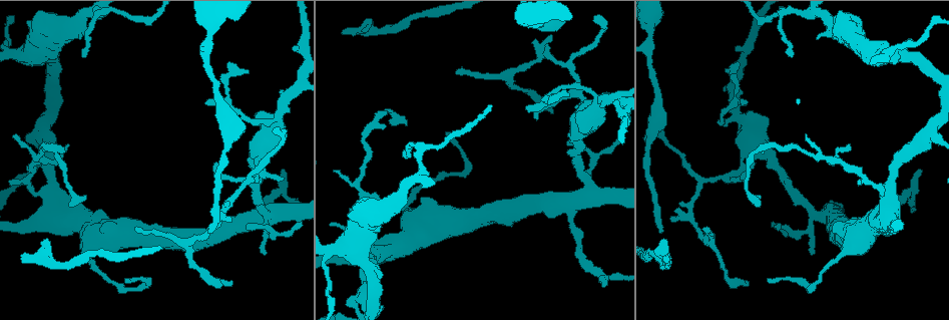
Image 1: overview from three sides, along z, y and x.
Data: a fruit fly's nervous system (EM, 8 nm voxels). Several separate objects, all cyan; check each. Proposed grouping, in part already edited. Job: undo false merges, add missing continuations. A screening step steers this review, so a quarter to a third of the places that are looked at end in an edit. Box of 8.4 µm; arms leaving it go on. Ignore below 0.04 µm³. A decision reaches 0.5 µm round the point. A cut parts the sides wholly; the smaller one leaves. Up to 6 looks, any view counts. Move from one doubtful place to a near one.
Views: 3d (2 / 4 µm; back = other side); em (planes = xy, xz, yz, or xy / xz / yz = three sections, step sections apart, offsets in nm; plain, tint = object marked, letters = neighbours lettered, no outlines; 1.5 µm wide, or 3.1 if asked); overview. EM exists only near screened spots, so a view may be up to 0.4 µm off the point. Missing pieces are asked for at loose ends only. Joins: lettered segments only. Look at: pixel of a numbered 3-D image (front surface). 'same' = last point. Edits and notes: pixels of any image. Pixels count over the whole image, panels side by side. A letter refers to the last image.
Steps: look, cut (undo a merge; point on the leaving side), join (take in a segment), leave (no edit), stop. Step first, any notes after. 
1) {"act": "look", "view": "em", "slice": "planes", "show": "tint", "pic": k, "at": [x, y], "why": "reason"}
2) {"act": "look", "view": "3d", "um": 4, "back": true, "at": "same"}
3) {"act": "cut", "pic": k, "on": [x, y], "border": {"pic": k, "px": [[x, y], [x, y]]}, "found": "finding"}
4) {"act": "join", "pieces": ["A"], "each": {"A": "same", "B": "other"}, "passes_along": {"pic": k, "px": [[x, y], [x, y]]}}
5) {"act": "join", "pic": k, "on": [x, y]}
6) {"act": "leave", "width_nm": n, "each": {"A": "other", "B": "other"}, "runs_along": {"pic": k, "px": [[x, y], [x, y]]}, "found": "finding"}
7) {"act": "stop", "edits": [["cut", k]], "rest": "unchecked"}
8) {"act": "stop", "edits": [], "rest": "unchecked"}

{"act": "look", "view": "3d", "um": 4, "pic": 1, "at": [780, 227], "why": "an open end"}

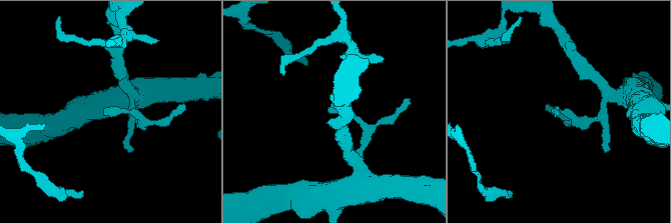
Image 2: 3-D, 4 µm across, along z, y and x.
{"act": "look", "view": "em", "slice": "planes", "show": "letters", "pic": 2, "at": [103, 113], "why": "shape alone is not enough"}

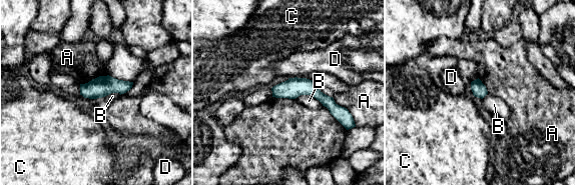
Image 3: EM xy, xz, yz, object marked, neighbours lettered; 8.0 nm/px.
{"act": "leave", "each": {"A": "other", "B": "other", "C": "other", "D": "other"}, "found": "no lettered segment goes on from it"}

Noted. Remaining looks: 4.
{"act": "look", "view": "em", "slice": "xy", "step": 8, "show": "tint", "pic": 1, "at": [273, 132], "why": "thin end"}

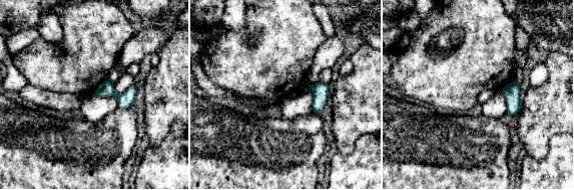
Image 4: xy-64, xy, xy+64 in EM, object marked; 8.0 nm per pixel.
{"act": "look", "view": "em", "slice": "planes", "show": "tint", "at": "same", "why": "another direction"}

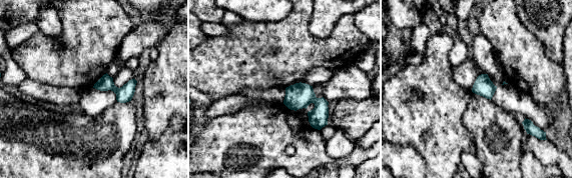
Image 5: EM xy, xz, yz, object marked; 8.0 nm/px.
{"act": "look", "view": "em", "slice": "planes", "show": "letters", "at": "same"}

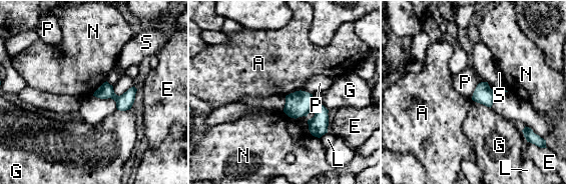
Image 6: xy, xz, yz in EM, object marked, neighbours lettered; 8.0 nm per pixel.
{"act": "leave", "each": {"A": "other", "E": "other", "G": "other", "L": "other", "N": "other", "P": "other", "S": "other"}, "border": {"pic": 6, "px": [[301, 89], [291, 92], [286, 96]]}, "found": "none of them fits"}

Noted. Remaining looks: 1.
{"act": "stop", "edits": [], "rest": "unchecked"}

